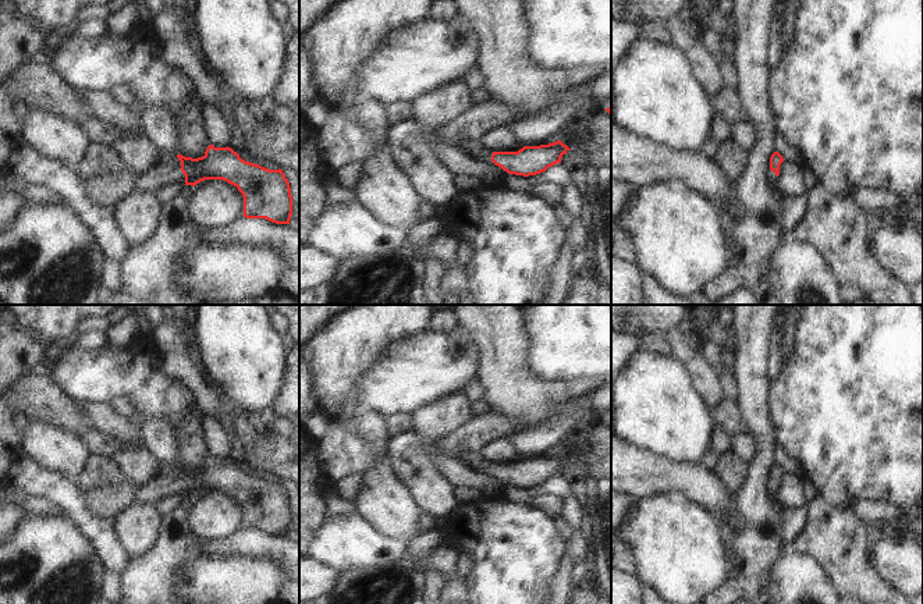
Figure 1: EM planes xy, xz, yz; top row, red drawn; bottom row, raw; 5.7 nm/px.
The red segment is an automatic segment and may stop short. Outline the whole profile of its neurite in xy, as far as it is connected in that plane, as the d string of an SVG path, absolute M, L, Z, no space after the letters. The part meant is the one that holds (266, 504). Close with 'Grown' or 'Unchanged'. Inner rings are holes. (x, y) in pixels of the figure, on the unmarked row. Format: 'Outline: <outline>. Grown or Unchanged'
Outline: M209 456L198 470L161 463L160 475L142 487L136 502L155 505L166 495L195 498L205 491L223 491L237 498L244 508L244 529L290 536L292 508L283 482L245 473L228 458Z. Grown

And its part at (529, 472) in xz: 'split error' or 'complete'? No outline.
split error

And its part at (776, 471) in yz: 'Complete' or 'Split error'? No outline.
Split error

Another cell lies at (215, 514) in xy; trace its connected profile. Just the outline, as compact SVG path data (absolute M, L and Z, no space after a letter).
M205 491L194 498L191 523L200 540L237 534L244 529L244 508L223 491Z

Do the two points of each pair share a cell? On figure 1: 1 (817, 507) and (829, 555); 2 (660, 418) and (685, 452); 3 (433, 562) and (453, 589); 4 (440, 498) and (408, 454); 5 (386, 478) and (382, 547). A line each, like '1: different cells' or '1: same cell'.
1: same cell
2: same cell
3: same cell
4: same cell
5: different cells

